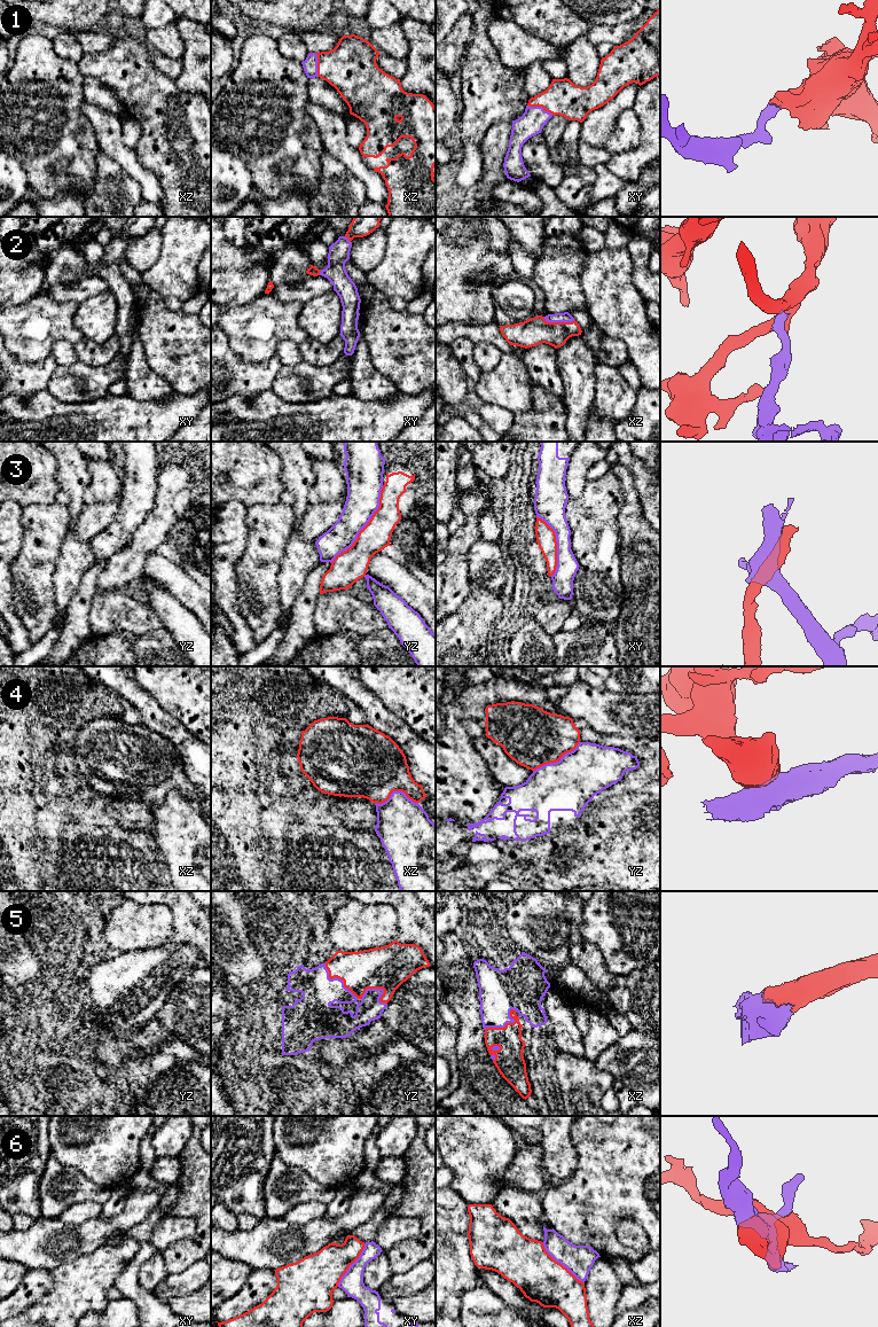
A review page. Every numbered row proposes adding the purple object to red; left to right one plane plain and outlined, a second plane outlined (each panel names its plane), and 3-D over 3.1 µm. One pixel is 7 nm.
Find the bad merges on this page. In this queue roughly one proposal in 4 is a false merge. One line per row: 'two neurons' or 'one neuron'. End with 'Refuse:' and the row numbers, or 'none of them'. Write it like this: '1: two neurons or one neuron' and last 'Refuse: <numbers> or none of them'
1: one neuron
2: one neuron
3: two neurons
4: two neurons
5: one neuron
6: two neurons
Refuse: 3, 4, 6

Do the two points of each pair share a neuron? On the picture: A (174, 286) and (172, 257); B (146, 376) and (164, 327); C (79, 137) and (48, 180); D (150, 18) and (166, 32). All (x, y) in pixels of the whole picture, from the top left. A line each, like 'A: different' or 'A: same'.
A: same
B: different
C: same
D: different

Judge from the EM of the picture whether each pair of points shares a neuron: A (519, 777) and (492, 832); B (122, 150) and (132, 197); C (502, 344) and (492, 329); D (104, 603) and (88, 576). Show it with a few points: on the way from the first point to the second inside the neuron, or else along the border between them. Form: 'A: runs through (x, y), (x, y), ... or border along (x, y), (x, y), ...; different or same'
A: border along (533, 771), (523, 782), (506, 787); different
B: border along (108, 157), (114, 159), (139, 185), (142, 198); different
C: runs through (499, 341), (492, 333); same
D: border along (94, 593), (91, 600), (88, 619); different

